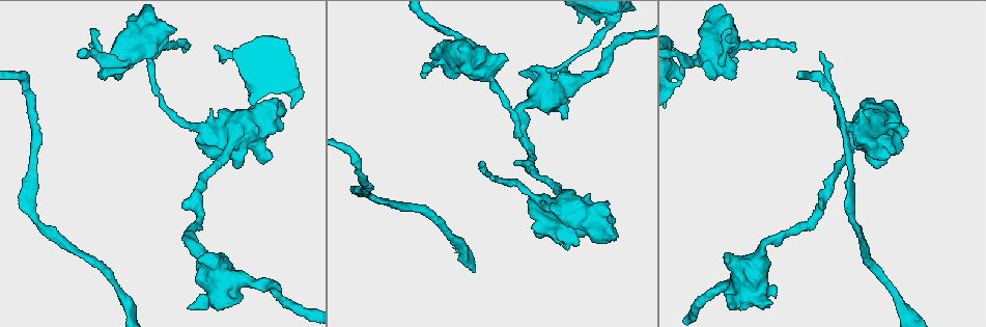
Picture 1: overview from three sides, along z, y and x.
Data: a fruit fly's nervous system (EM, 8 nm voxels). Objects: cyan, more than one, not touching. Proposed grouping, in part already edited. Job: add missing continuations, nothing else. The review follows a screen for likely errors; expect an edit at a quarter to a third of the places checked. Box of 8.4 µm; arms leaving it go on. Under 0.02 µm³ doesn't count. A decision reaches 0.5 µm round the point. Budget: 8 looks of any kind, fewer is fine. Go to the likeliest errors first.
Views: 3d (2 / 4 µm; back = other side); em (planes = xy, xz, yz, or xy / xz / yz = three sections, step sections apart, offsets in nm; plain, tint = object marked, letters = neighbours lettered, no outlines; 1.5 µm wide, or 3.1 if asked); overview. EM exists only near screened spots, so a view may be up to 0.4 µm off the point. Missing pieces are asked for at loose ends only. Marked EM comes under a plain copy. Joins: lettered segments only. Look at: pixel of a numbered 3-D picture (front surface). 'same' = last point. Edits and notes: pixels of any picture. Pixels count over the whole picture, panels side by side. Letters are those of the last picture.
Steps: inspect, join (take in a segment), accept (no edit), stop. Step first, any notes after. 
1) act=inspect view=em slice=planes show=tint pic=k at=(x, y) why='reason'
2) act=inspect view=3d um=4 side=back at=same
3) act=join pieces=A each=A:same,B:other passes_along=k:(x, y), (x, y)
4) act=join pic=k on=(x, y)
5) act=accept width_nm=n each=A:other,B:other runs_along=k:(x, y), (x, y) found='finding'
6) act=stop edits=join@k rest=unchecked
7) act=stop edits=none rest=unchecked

act=inspect view=3d um=4 side=back pic=1 at=(190, 306) why='branch stops here'

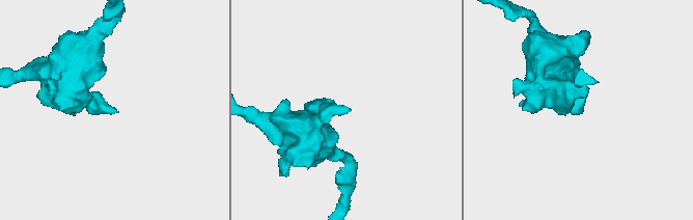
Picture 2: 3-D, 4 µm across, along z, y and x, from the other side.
act=inspect view=em slice=xy step=8 show=letters pic=2 at=(346, 112) why='shape alone is not enough'

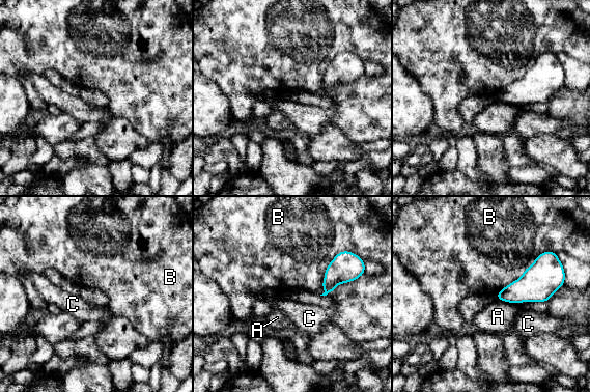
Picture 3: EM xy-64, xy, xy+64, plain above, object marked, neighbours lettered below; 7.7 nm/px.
act=accept each=A:other,B:other,C:other found='none of them fits'

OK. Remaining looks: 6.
act=inspect view=3d um=4 pic=1 at=(215, 48)

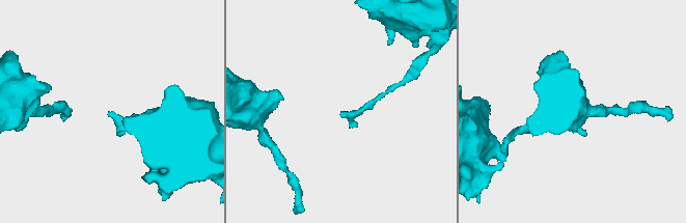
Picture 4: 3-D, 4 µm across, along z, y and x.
act=inspect view=em slice=xy step=8 show=letters pic=4 at=(341, 117) why='need the tissue'

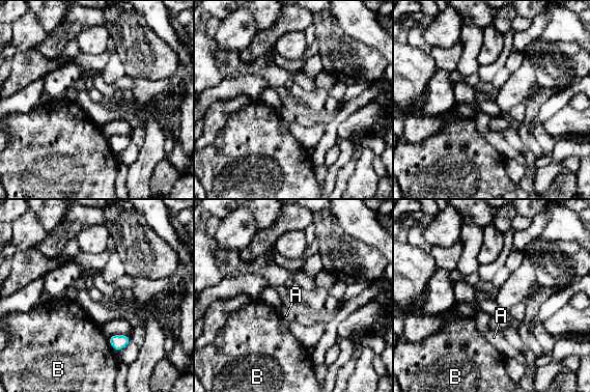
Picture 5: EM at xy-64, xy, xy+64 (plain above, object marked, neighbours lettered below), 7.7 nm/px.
act=inspect view=em slice=planes show=letters at=same

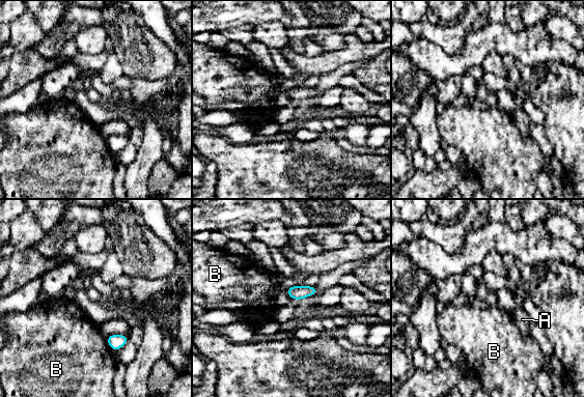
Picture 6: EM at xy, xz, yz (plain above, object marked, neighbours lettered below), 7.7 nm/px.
act=accept each=A:other,B:other border=6:(289, 285), (304, 286) found='no lettered segment goes on from it'

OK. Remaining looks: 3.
act=inspect view=em slice=planes show=letters pic=1 at=(424, 73) why='tapers out'

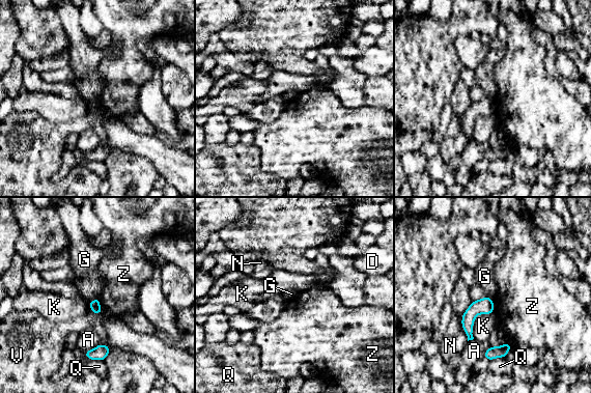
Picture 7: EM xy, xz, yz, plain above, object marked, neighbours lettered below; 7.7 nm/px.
act=accept each=A:other,D:other,G:other,K:other,N:other,Q:other,V:other,Z:other border=7:(99, 297), (88, 302) found='no lettered segment goes on from it'

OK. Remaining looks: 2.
act=stop edits=none rest=unchecked

